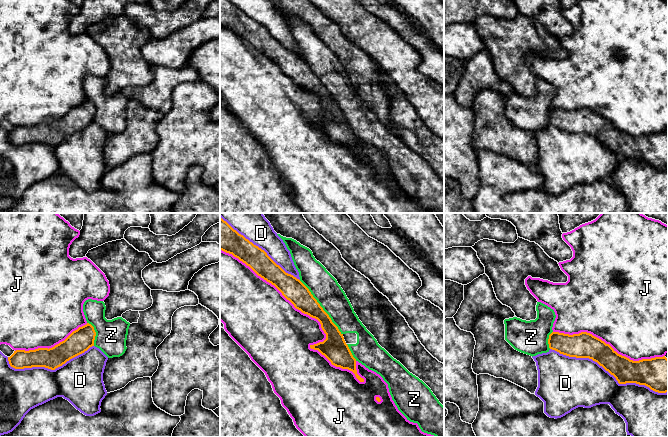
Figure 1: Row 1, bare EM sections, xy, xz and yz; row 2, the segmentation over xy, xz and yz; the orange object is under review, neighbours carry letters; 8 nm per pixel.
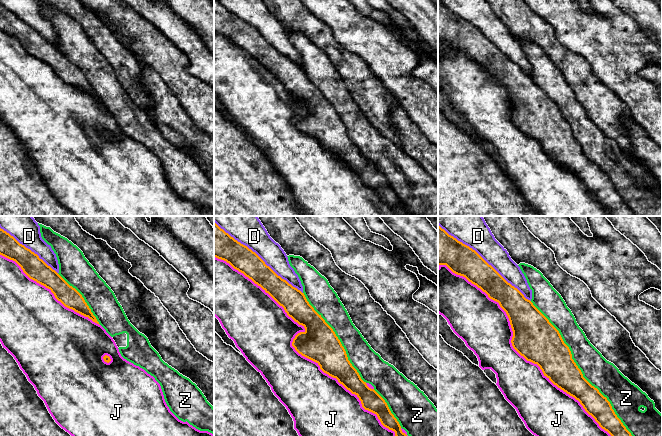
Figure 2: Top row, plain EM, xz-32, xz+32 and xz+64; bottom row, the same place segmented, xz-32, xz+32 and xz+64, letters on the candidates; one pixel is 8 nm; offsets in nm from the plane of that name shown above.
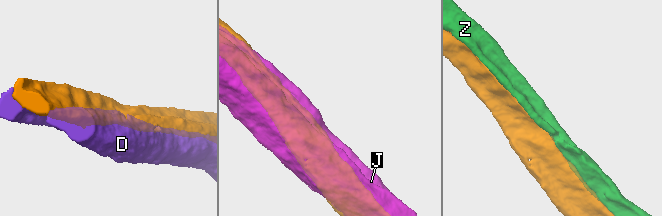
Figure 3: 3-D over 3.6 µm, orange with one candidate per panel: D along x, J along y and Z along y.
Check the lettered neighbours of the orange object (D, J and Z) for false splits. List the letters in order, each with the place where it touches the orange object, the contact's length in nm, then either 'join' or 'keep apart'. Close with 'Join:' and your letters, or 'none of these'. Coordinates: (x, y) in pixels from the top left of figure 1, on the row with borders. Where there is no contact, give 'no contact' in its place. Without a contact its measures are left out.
D: yz (609, 372) | 1000 nm | keep apart
J: xz (313, 317) | 1550 nm | keep apart
Z: xz (321, 307) | 550 nm | join
Join: Z

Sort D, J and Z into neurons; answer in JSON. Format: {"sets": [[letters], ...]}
{"sets": [["D"], ["J"], ["Z"]]}

